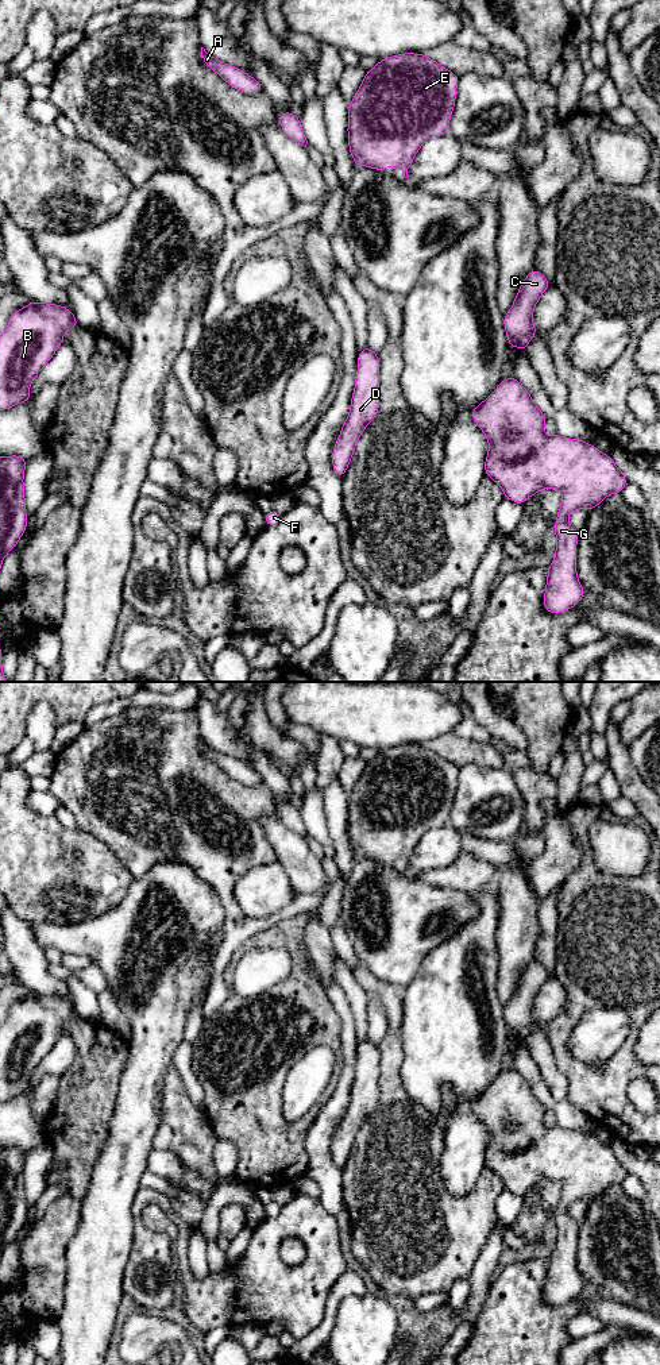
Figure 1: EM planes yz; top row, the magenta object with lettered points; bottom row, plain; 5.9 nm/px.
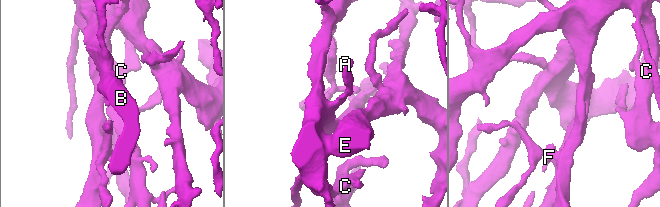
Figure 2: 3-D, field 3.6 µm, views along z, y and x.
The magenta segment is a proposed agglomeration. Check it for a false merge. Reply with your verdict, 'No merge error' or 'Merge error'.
No merge error

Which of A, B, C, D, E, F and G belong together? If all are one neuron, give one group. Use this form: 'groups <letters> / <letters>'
groups A B C D E F G

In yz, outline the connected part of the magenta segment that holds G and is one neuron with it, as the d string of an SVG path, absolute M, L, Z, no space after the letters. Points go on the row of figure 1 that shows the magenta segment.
M513 375L501 381L497 389L474 408L471 417L489 440L485 475L501 486L505 498L522 505L525 500L545 487L563 491L553 525L553 533L557 537L556 555L548 567L544 608L551 614L566 613L584 595L576 572L578 532L568 524L568 516L576 509L597 508L609 494L621 494L628 479L614 464L611 456L601 452L595 446L557 433L547 436L544 432L545 414Z

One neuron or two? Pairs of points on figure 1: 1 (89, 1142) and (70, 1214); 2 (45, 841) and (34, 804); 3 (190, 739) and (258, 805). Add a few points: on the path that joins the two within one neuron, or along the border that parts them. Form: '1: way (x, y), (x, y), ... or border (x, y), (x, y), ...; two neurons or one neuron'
1: border (69, 1194), (73, 1198), (81, 1199); two neurons
2: border (30, 791), (29, 806), (42, 814), (53, 816); two neurons
3: way (193, 760), (236, 804); one neuron

